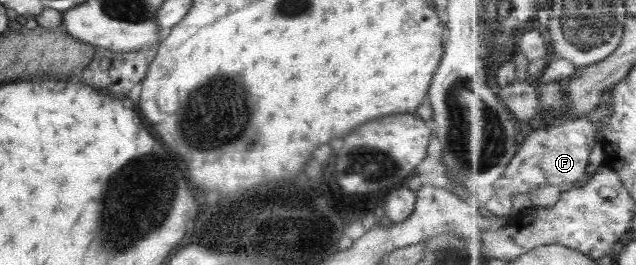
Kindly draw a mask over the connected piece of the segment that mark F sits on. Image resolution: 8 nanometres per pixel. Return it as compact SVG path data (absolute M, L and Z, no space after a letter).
M586 117L569 119L543 129L531 131L520 146L516 157L508 164L504 176L496 182L496 193L485 203L497 218L506 218L511 212L511 202L516 194L529 194L540 186L560 186L563 192L586 178L590 156L596 144L603 143L603 136L597 137L597 128L602 132L604 121L591 122Z

